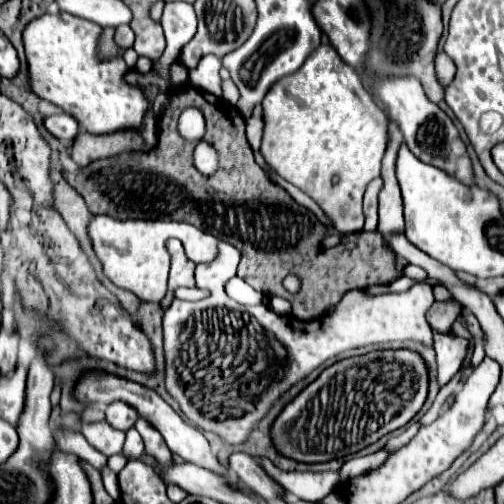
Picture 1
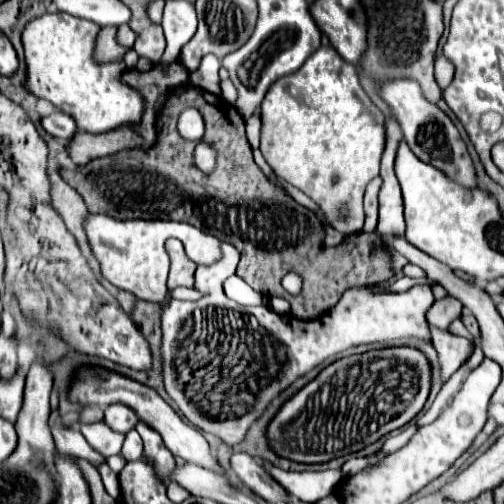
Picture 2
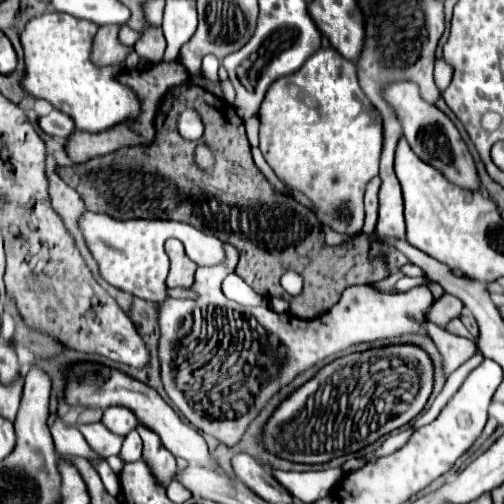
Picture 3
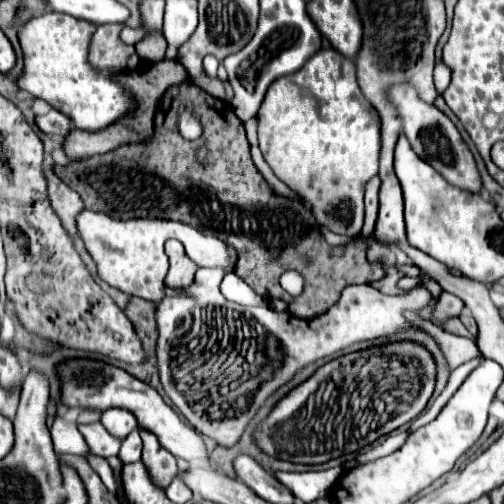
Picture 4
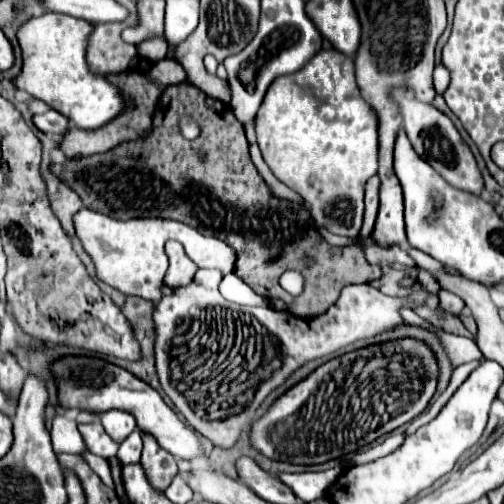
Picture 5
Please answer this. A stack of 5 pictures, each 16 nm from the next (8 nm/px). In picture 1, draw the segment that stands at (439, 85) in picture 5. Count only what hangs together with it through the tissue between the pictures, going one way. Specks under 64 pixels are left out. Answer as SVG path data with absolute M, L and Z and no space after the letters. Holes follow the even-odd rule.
M440 50L436 56L436 74L440 76L440 82L450 84L454 78L454 72L456 72L456 66L452 64L452 58L446 56L444 50Z

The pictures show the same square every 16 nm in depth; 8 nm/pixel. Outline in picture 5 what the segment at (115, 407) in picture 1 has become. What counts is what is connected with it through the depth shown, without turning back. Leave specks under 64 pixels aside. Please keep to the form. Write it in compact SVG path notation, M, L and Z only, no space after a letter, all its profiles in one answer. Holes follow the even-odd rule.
M108 410L100 416L102 426L114 440L124 440L132 430L136 430L136 418L124 410Z

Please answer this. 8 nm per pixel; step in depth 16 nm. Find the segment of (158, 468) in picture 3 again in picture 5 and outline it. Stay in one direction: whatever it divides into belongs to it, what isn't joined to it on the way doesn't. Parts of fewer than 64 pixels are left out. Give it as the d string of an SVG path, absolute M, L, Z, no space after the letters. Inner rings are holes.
M140 432L144 440L144 450L142 450L142 466L146 470L146 476L150 484L158 490L166 490L172 482L172 478L178 474L176 458L170 452L164 452L164 448L158 446L156 438L152 434Z

